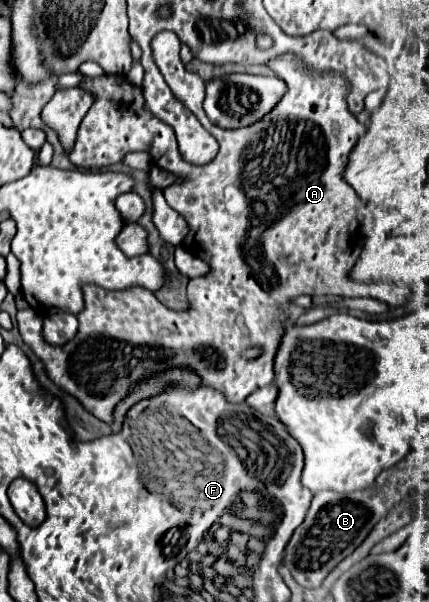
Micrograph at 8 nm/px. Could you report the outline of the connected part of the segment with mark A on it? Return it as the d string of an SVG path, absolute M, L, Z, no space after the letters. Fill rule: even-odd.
M159 32L153 38L153 56L163 70L163 76L173 90L175 98L183 102L201 122L201 126L215 136L219 142L219 154L203 166L189 164L183 160L177 148L175 132L171 126L157 120L151 112L145 110L143 98L137 94L139 88L131 86L125 76L101 76L87 78L81 84L85 90L95 94L95 104L89 114L83 118L81 128L77 132L75 146L69 154L71 162L81 168L105 168L117 164L123 154L135 151L147 151L155 156L155 164L163 170L175 172L183 176L185 182L169 186L163 194L167 204L179 212L191 232L183 240L183 246L205 260L211 266L211 272L201 278L193 278L187 286L189 308L183 312L169 310L163 306L151 292L145 288L129 288L123 292L103 290L95 284L83 286L84 309L77 315L79 322L77 336L69 340L65 346L54 347L47 344L42 337L43 316L35 313L33 308L18 311L16 320L23 341L39 360L45 364L49 378L61 386L65 392L73 394L93 416L111 424L115 406L131 394L133 386L141 380L153 378L153 374L161 374L173 368L189 368L193 370L203 386L219 390L231 404L243 402L251 392L263 388L273 382L273 362L275 352L279 348L279 336L283 336L289 316L283 306L295 300L301 294L309 296L341 296L341 298L375 298L389 306L401 306L407 302L411 290L407 286L399 286L395 282L377 280L377 282L355 282L351 280L351 270L359 260L361 246L357 242L359 228L363 224L363 216L369 214L367 206L359 200L355 190L341 178L345 170L347 156L357 144L359 136L365 128L357 122L357 118L349 112L345 104L347 82L339 74L307 74L303 64L295 60L295 56L275 58L269 66L287 82L287 94L275 106L271 114L253 126L239 130L223 130L209 122L203 100L205 100L205 84L197 74L187 72L185 64L179 58L179 38L173 32ZM115 92L129 92L129 102L115 102ZM249 346L261 346L263 354L257 360L245 360L243 350Z

